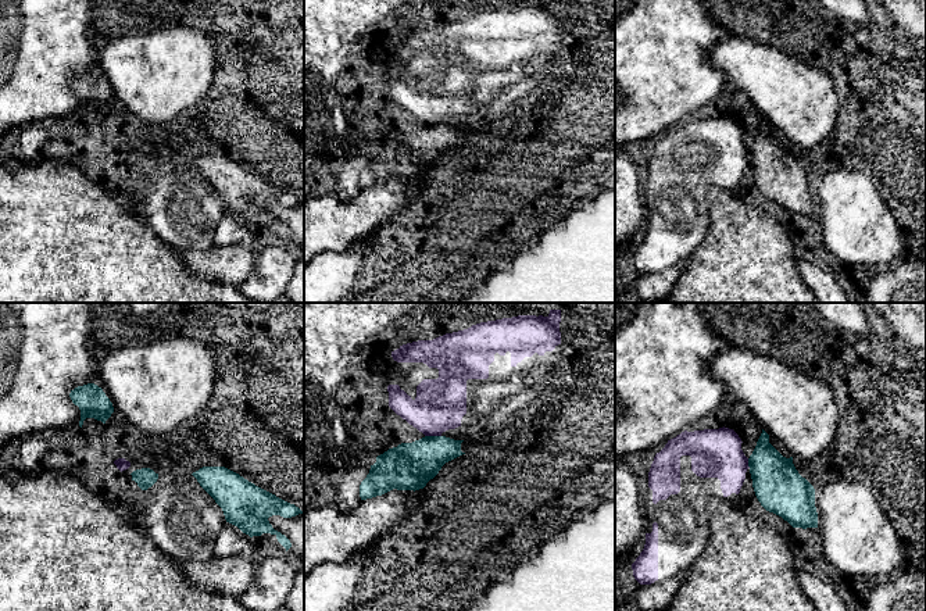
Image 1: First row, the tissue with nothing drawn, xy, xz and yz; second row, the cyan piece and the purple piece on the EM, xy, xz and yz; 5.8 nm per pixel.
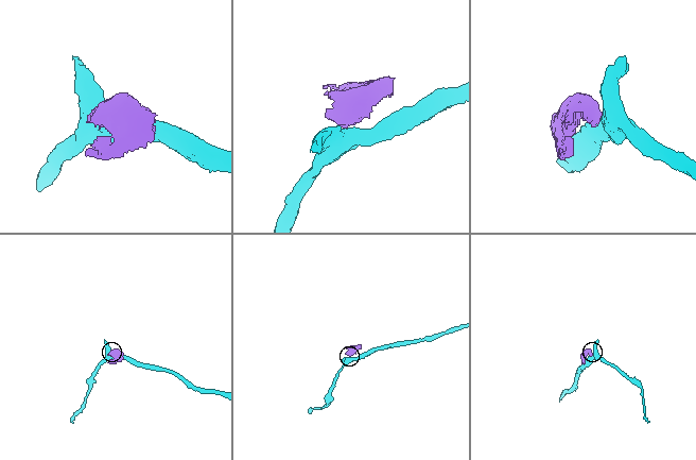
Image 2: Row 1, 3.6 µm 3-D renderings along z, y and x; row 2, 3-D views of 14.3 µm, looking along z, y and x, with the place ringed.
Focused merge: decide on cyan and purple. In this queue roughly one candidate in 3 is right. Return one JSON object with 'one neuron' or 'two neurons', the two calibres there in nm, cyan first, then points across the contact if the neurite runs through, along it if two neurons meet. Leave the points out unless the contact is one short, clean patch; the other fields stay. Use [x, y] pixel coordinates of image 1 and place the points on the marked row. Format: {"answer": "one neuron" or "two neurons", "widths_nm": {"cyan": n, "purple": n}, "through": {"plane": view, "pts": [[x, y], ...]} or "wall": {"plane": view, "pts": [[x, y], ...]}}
{"answer": "two neurons", "widths_nm": {"cyan": 280, "purple": 300}, "wall": {"plane": "xz", "pts": [[425, 435], [440, 436]]}}

